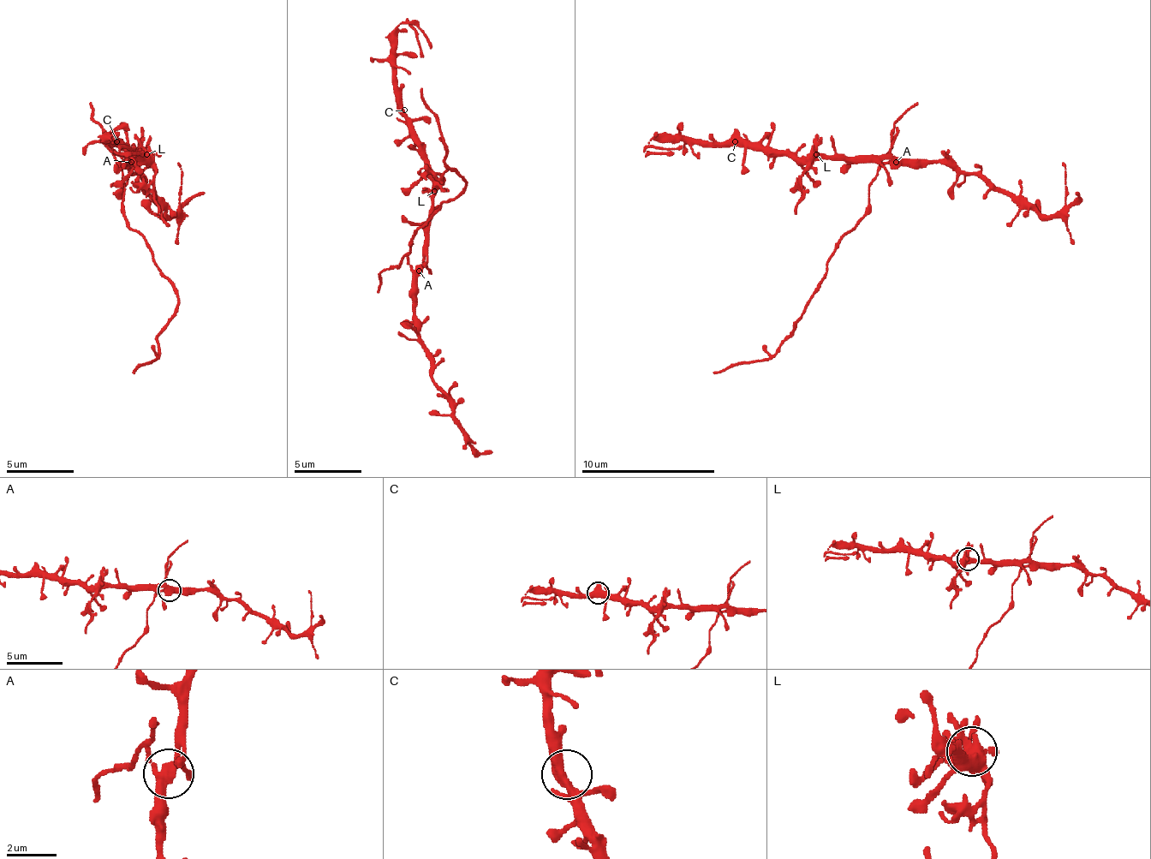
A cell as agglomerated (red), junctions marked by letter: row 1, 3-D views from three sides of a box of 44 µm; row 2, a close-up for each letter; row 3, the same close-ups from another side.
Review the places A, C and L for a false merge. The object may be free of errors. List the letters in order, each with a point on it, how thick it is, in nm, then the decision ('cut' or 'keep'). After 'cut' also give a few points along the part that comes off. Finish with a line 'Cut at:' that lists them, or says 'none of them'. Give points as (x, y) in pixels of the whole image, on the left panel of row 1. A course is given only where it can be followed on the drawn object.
A: place (131, 162); calibre 400 nm; keep
C: place (116, 141); calibre 400 nm; keep
L: place (146, 154); calibre 440 nm; keep
Cut at: none of them

